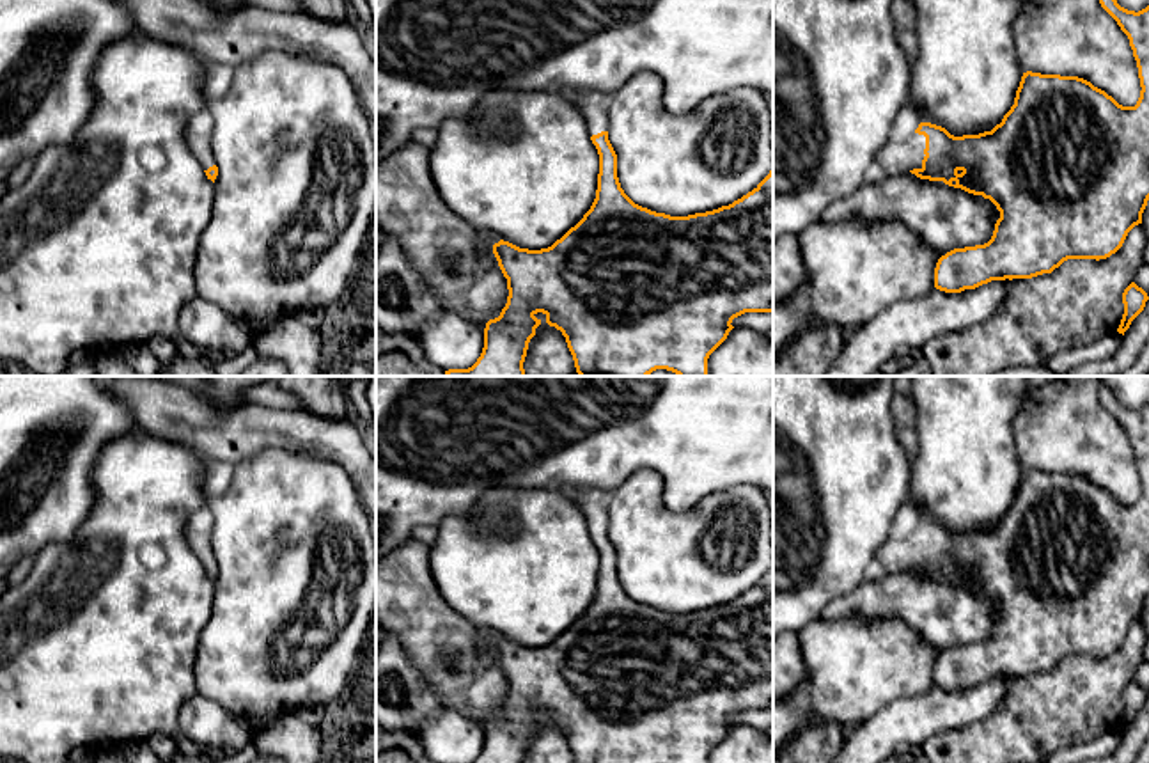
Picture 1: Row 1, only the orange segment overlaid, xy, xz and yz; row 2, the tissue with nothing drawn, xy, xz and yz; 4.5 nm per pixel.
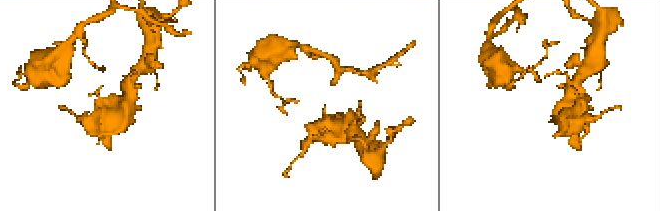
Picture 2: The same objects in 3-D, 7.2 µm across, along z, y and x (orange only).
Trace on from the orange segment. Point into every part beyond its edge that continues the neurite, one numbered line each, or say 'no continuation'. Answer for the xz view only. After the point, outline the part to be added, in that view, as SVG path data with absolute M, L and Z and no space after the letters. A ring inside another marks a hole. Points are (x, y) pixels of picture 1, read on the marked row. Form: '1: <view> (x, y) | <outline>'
1: xz (593, 103) | M583 89L569 96L582 110L590 137L601 131L608 131L608 101L612 99L612 94Z

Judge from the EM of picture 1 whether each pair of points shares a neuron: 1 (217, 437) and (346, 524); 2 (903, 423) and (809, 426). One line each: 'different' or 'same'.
1: different
2: different

